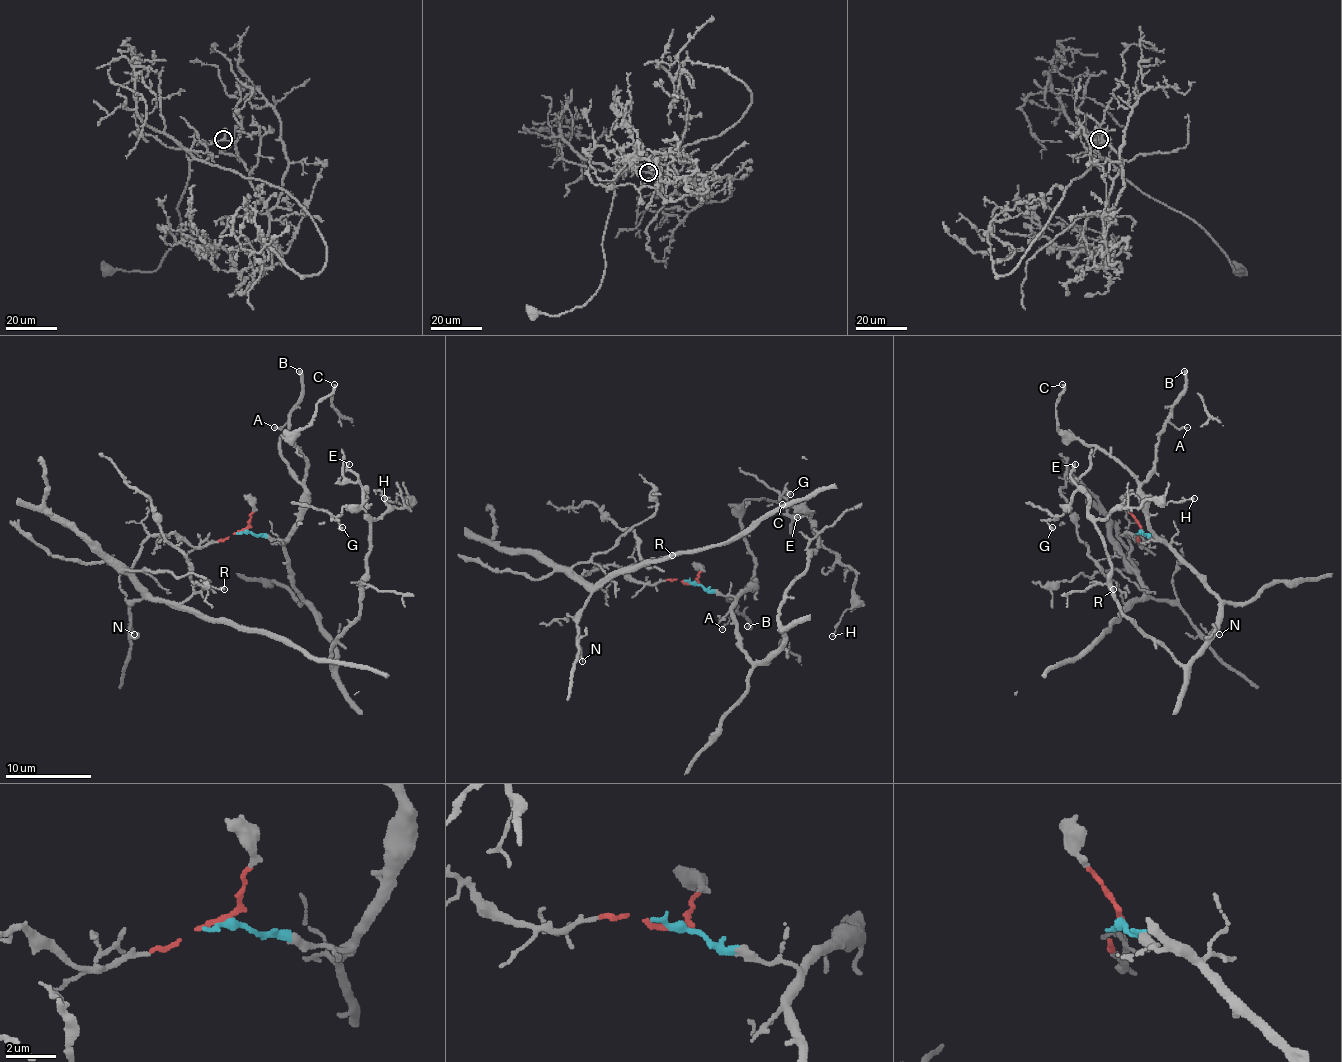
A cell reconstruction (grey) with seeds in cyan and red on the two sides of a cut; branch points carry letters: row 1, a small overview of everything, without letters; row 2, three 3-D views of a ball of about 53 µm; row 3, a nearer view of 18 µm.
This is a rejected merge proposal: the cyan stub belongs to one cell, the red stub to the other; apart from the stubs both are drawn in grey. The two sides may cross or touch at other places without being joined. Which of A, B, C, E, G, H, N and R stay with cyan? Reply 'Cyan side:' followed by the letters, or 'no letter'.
Cyan side: A, B, C, E, G, H

